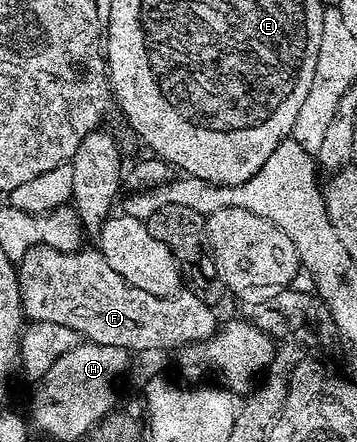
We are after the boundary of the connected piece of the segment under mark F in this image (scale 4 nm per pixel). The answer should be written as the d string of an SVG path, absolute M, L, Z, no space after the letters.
M38 246L29 248L23 259L18 260L19 293L23 302L23 314L28 320L40 323L53 321L53 325L69 325L84 340L101 345L126 347L132 353L138 351L167 351L170 347L182 349L188 343L202 343L214 335L221 319L215 316L216 308L201 301L190 289L180 290L177 295L154 295L137 289L116 273L97 249L80 249L61 252L57 249Z

